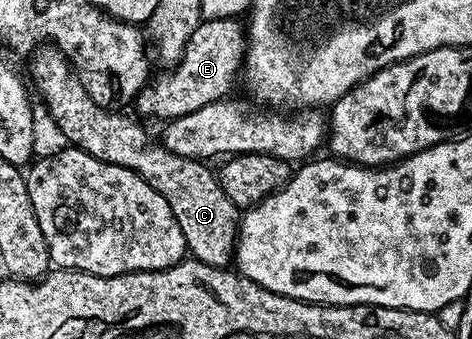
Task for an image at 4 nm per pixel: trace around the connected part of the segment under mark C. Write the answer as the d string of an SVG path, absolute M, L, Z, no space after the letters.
M43 45L29 59L29 78L32 83L34 78L33 86L36 91L38 86L38 91L46 102L45 110L60 127L66 141L98 161L130 168L144 177L152 189L168 201L173 216L179 222L180 231L184 234L187 252L202 264L227 268L236 253L242 213L222 189L217 174L210 171L207 168L209 166L201 160L180 157L161 142L152 142L133 114L122 115L126 113L100 107L96 101L92 101L74 68L58 47Z

